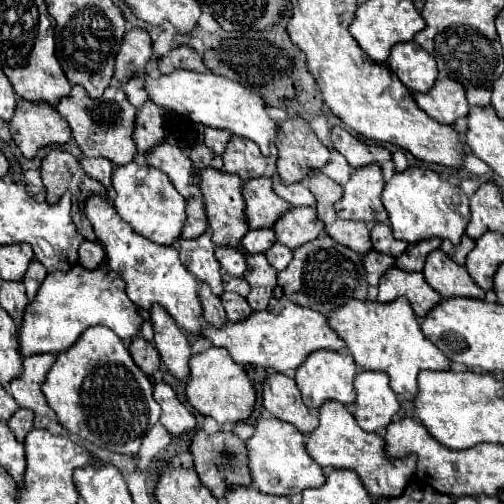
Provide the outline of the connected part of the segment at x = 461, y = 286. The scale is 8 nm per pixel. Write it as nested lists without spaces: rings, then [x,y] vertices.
[[[434,250],[426,258],[426,266],[422,270],[426,282],[440,292],[442,298],[452,296],[468,296],[468,298],[484,298],[484,290],[476,286],[464,266],[456,264],[442,250]]]

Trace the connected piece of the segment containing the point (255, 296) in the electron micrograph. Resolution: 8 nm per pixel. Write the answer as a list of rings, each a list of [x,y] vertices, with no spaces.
[[[248,254],[246,256],[246,272],[244,280],[250,284],[248,304],[252,310],[264,310],[268,306],[268,300],[272,296],[272,290],[276,288],[276,268],[270,266],[264,254]]]

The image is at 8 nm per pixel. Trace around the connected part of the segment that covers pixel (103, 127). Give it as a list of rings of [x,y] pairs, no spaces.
[[[74,84],[70,94],[56,104],[56,110],[68,120],[72,128],[72,136],[76,144],[82,148],[84,156],[102,156],[114,164],[128,164],[134,160],[136,148],[134,148],[132,132],[134,132],[136,108],[128,102],[122,90],[108,86],[100,100],[90,100],[86,90]]]

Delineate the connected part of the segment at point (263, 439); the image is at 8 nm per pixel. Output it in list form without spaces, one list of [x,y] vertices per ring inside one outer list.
[[[260,416],[254,424],[254,434],[246,440],[248,466],[252,474],[252,486],[264,494],[300,494],[306,488],[324,484],[322,468],[308,456],[304,446],[304,434],[288,422],[272,416]]]

